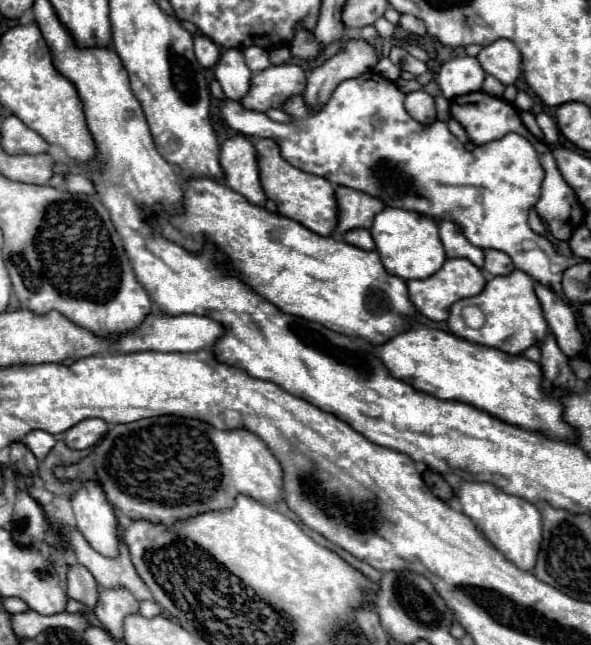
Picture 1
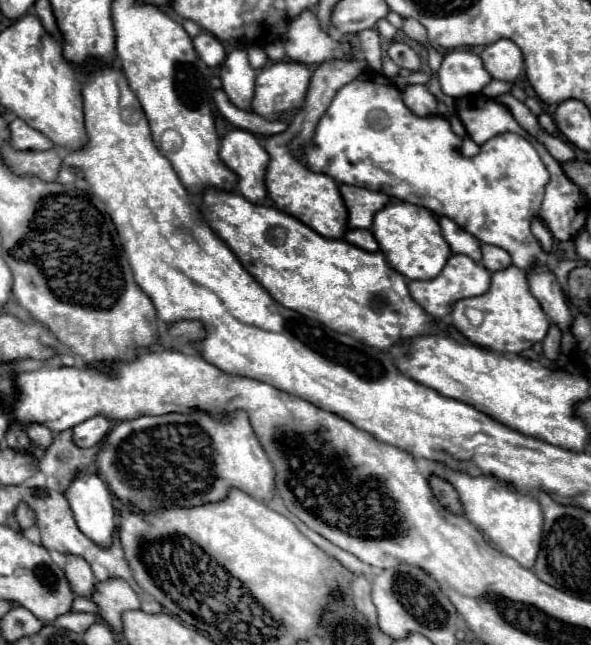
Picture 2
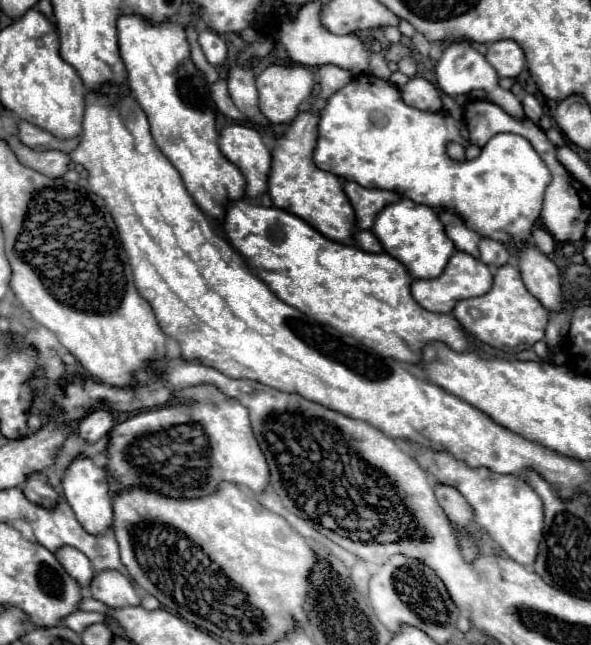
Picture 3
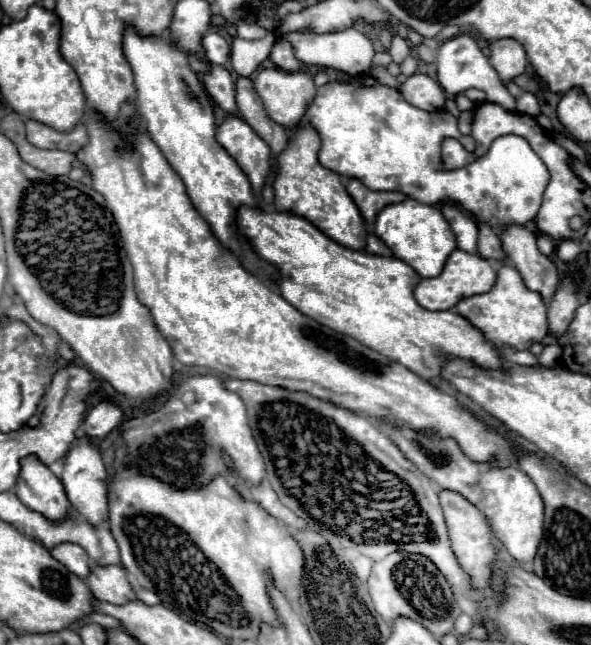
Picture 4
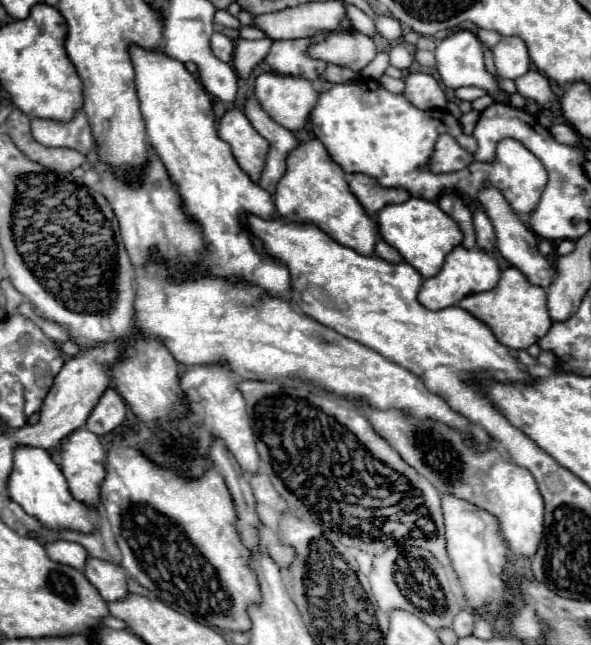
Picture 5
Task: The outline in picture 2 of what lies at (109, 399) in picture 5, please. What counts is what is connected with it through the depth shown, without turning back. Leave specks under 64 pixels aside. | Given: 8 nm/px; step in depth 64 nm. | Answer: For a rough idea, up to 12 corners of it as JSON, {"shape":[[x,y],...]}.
{"shape":[[92,416],[74,426],[80,448],[96,446],[110,432],[112,422]]}

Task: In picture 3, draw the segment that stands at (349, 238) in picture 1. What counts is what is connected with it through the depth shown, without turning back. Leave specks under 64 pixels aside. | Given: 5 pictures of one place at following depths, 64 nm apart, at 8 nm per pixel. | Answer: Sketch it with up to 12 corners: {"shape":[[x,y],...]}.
{"shape":[[360,230],[356,242],[366,252],[384,252],[372,230]]}

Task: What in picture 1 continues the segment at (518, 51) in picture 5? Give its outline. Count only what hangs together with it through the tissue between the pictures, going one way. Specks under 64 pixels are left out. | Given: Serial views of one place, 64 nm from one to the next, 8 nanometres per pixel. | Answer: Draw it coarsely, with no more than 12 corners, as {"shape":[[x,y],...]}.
{"shape":[[496,40],[476,56],[504,86],[520,76],[522,56],[510,40]]}

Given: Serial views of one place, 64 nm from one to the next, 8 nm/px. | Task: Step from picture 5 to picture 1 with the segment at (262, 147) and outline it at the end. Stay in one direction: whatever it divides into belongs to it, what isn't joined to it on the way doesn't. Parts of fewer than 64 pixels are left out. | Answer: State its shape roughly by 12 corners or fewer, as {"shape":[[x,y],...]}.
{"shape":[[248,136],[222,144],[226,184],[264,206],[258,152]]}

